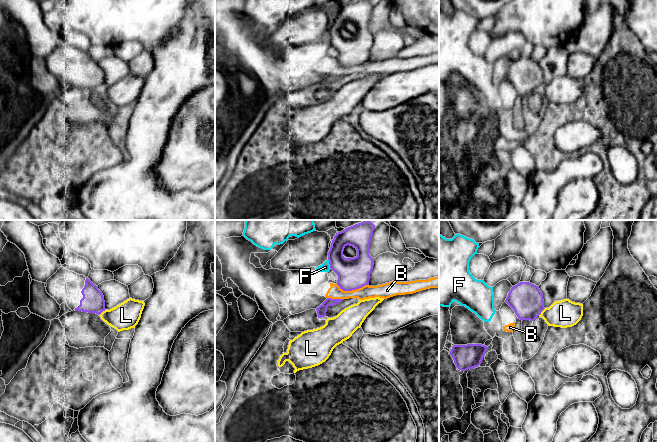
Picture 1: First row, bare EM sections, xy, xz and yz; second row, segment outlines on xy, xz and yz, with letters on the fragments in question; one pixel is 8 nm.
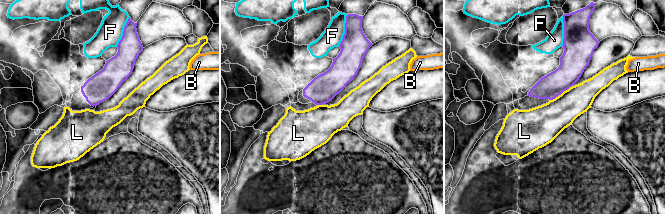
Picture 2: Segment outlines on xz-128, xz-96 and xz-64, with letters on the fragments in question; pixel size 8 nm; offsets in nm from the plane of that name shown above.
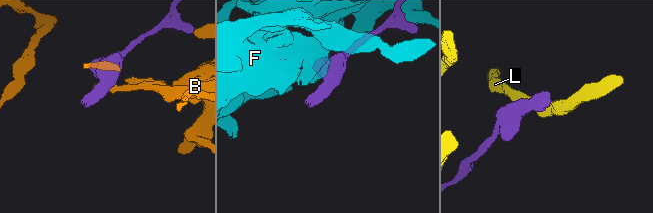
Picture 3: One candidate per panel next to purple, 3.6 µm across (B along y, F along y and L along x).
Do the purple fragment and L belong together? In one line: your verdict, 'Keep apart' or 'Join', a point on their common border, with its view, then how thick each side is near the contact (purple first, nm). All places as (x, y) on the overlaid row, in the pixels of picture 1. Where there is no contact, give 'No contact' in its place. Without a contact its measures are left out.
Join. Touches purple at yz (542, 310). Thickness 260 nm (purple) against 220 nm

